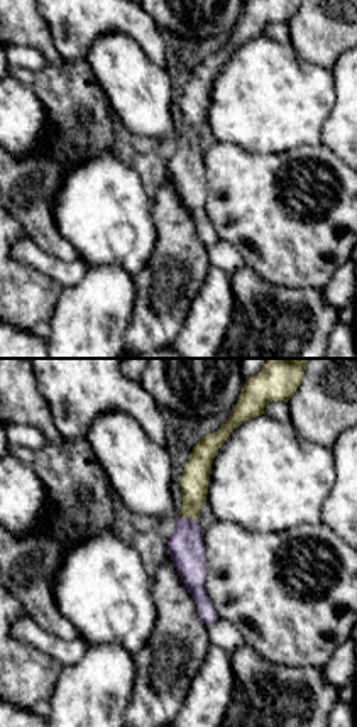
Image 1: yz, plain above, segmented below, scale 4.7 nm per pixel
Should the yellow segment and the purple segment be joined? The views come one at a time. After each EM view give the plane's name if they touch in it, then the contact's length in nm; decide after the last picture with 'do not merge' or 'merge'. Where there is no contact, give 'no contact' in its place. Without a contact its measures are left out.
yz | 90 nm

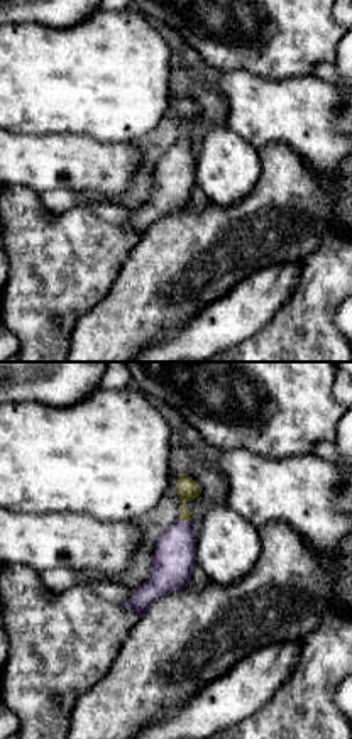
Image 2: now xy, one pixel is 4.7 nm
xy | 70 nm

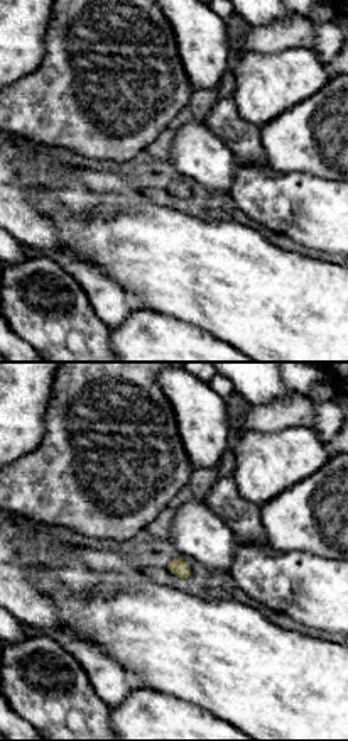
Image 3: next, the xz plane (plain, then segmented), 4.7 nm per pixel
no contact

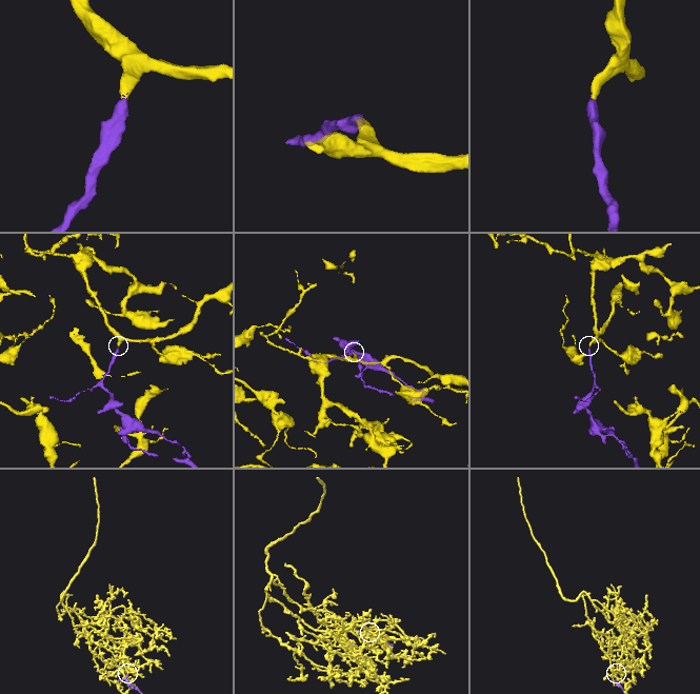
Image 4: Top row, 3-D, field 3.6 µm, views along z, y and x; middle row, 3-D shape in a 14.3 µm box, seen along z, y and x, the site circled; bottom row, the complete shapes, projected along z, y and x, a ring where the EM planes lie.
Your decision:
merge

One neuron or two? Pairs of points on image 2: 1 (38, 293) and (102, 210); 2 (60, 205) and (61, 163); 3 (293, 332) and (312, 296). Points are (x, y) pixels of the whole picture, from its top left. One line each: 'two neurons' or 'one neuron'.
1: two neurons
2: two neurons
3: one neuron

